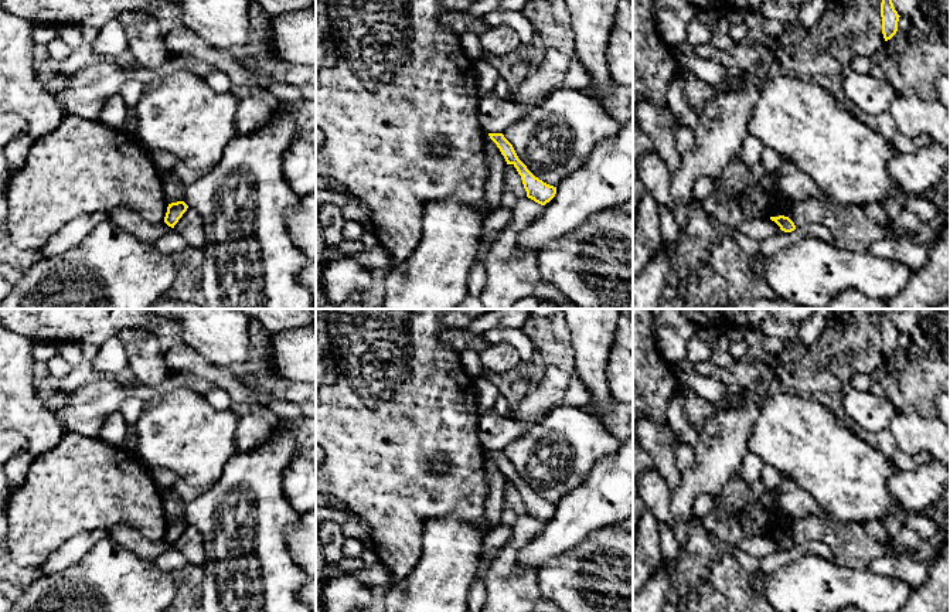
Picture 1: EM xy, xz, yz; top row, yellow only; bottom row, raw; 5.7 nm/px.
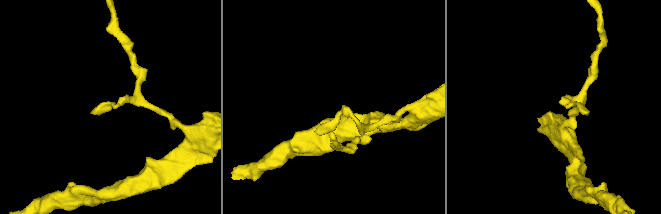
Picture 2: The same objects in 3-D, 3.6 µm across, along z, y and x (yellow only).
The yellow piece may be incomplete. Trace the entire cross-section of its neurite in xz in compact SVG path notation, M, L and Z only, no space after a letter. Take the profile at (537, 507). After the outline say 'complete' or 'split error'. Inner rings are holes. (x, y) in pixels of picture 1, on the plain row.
M488 450L488 453L500 466L507 482L513 482L517 486L518 492L521 493L524 506L527 509L527 514L541 523L549 520L556 511L556 504L549 503L538 494L535 494L518 476L513 462L504 455L503 450Z; complete

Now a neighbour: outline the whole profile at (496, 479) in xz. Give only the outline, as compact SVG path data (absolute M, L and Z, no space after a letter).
M488 452L484 453L484 475L488 484L484 503L484 517L487 518L490 527L494 528L503 524L501 511L507 479Z

